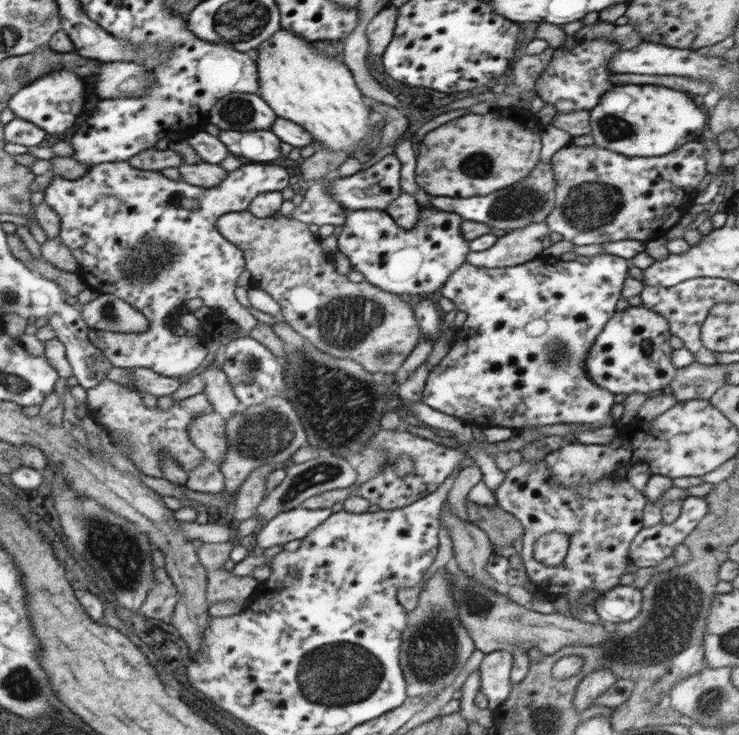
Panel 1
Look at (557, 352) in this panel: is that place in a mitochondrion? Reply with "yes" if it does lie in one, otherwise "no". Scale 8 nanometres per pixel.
yes

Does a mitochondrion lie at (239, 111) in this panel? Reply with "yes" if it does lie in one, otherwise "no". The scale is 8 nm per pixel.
yes

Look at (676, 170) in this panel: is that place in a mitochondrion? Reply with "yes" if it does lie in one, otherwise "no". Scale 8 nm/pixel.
no

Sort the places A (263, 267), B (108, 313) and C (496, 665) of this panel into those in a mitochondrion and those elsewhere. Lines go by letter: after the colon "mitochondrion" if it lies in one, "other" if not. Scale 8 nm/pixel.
A: other
B: mitochondrion
C: other

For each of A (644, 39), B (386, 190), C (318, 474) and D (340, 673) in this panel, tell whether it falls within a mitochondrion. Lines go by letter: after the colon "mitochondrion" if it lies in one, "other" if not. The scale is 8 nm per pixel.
A: other
B: other
C: mitochondrion
D: mitochondrion

